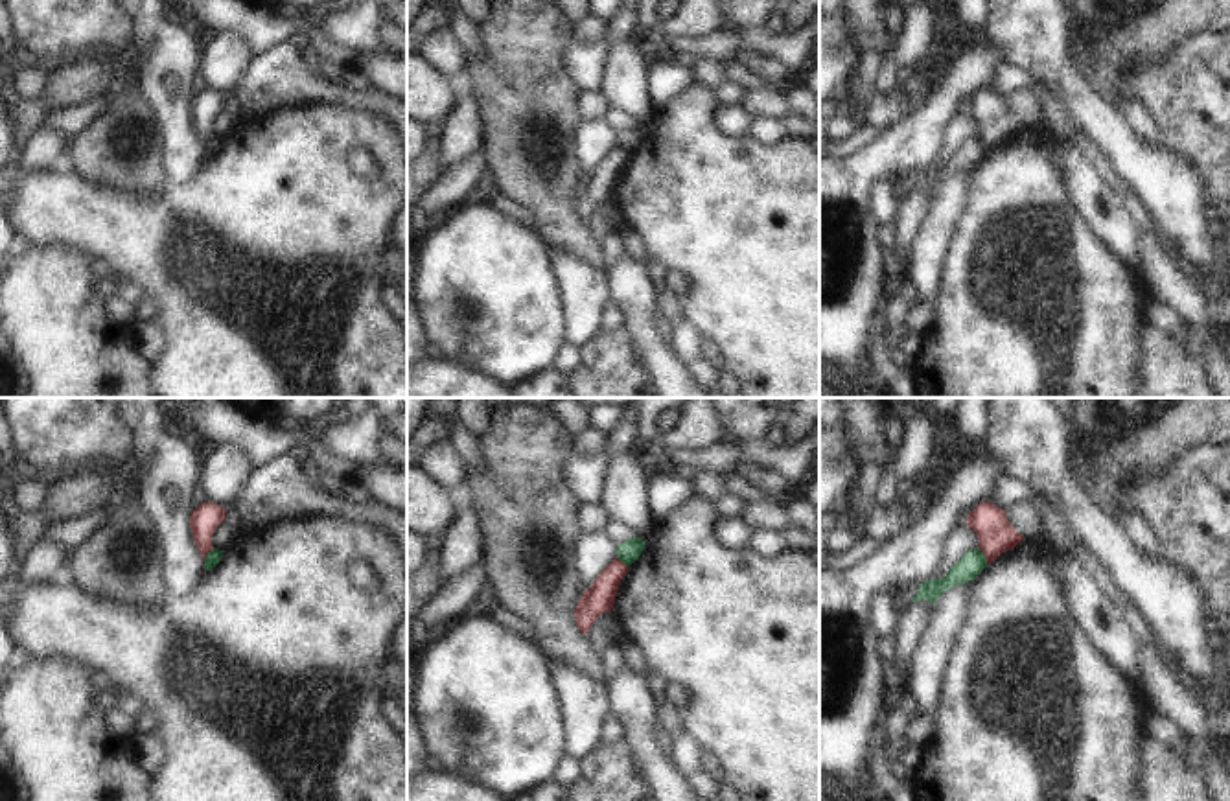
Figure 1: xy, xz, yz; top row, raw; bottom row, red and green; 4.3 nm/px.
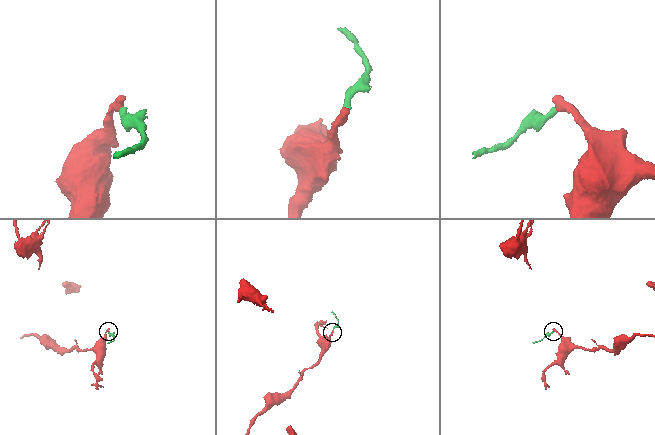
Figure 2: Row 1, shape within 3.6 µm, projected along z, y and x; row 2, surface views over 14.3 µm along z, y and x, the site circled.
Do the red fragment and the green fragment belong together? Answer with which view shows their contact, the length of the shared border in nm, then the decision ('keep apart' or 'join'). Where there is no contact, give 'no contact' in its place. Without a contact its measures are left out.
contact in yz; length 80 nm; keep apart

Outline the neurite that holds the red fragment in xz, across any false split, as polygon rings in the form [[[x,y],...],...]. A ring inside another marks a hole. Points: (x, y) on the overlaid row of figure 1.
[[[615,558],[597,576],[593,586],[587,591],[584,591],[584,597],[580,598],[574,609],[576,626],[584,635],[587,635],[589,628],[595,624],[598,615],[611,613],[615,595],[626,573],[628,565],[624,565],[619,558]]]

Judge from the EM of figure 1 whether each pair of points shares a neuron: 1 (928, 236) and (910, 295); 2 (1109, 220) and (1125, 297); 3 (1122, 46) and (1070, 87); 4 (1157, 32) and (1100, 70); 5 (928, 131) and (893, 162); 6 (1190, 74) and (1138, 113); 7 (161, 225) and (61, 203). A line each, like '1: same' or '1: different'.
1: different
2: different
3: different
4: same
5: same
6: different
7: same

